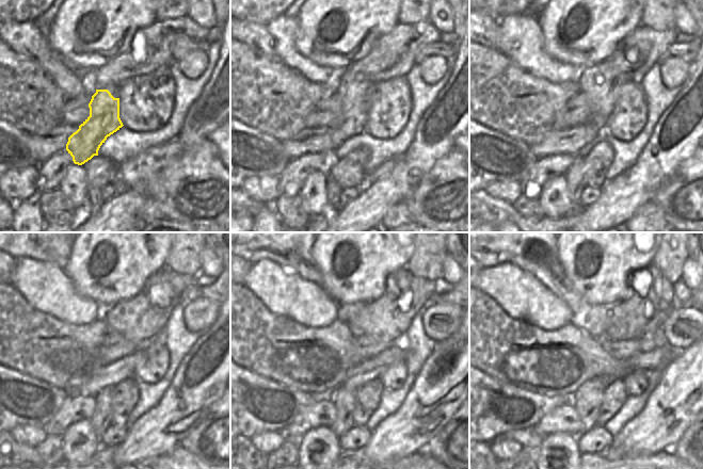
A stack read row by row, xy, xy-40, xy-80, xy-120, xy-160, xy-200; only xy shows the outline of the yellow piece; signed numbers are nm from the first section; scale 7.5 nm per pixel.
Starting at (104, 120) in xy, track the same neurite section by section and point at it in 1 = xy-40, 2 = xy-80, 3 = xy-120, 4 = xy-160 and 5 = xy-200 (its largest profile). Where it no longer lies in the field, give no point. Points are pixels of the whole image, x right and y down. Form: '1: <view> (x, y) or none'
1: xy-40 (353, 117)
2: xy-80 (603, 107)
3: xy-120 (142, 332)
4: xy-160 (393, 328)
5: xy-200 (660, 291)

